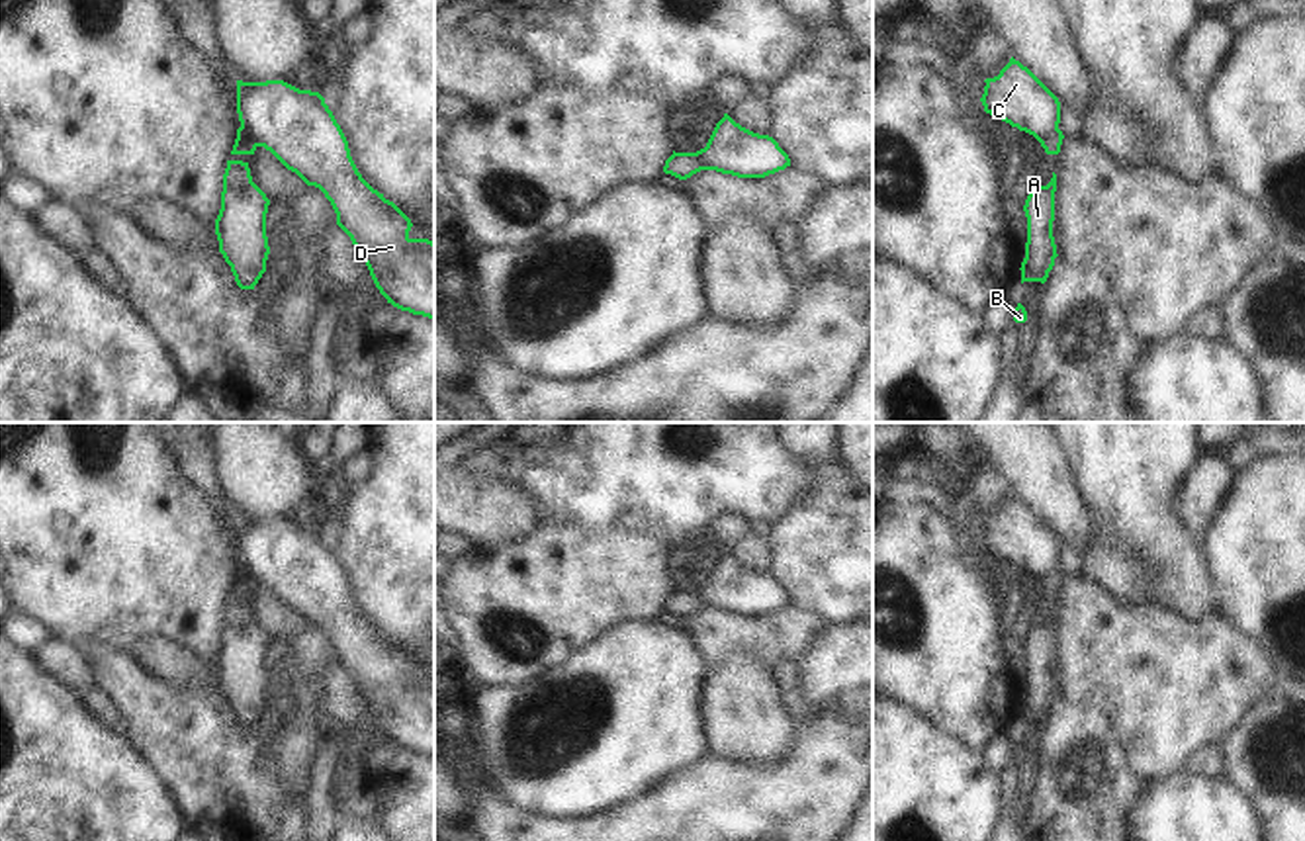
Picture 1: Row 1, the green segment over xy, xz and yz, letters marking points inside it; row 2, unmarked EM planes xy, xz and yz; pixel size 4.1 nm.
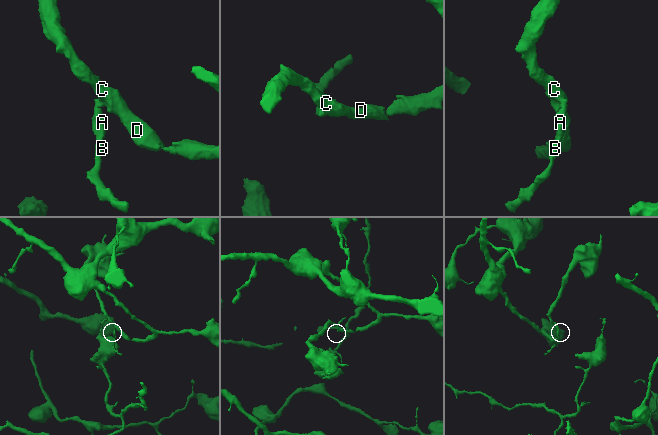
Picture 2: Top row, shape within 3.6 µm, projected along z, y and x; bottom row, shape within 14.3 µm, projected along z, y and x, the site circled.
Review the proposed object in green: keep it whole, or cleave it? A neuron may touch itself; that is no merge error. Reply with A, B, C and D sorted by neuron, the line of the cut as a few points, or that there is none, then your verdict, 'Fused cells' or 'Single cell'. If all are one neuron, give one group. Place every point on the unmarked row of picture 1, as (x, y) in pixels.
Groups: A B / C D. Split along xy (241, 562), (259, 583). Fused cells.

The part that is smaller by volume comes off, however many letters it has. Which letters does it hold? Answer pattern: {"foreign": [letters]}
{"foreign": ["A", "B"]}

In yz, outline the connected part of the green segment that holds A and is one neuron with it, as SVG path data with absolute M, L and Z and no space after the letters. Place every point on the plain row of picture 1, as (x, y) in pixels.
M1057 612L1047 624L1033 624L1023 649L1027 655L1025 696L1021 700L1021 722L1045 722L1055 704L1057 683L1053 675Z

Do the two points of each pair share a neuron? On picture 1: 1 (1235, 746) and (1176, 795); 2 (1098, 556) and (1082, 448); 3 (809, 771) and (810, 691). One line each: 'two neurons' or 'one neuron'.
1: two neurons
2: one neuron
3: two neurons

